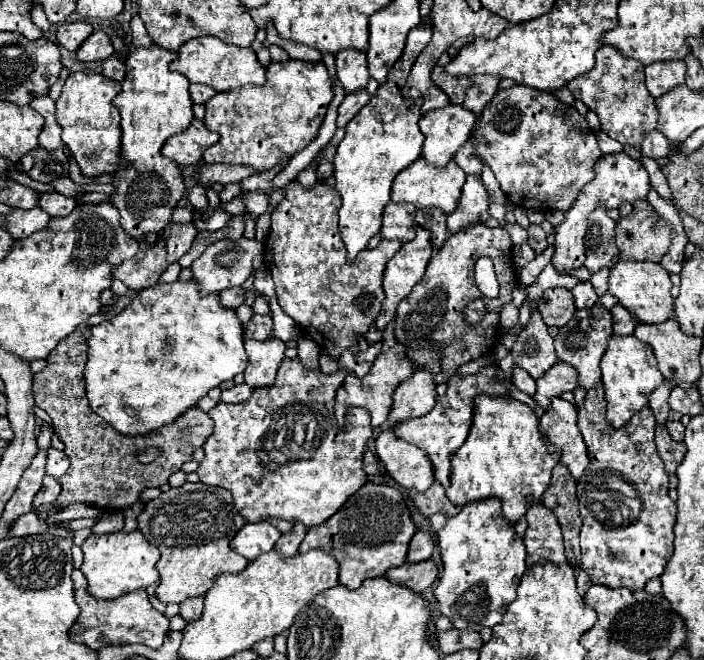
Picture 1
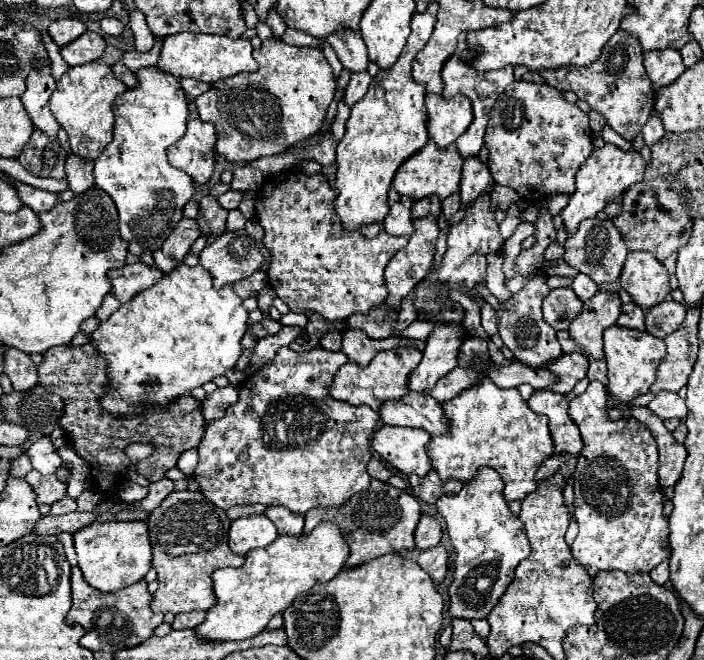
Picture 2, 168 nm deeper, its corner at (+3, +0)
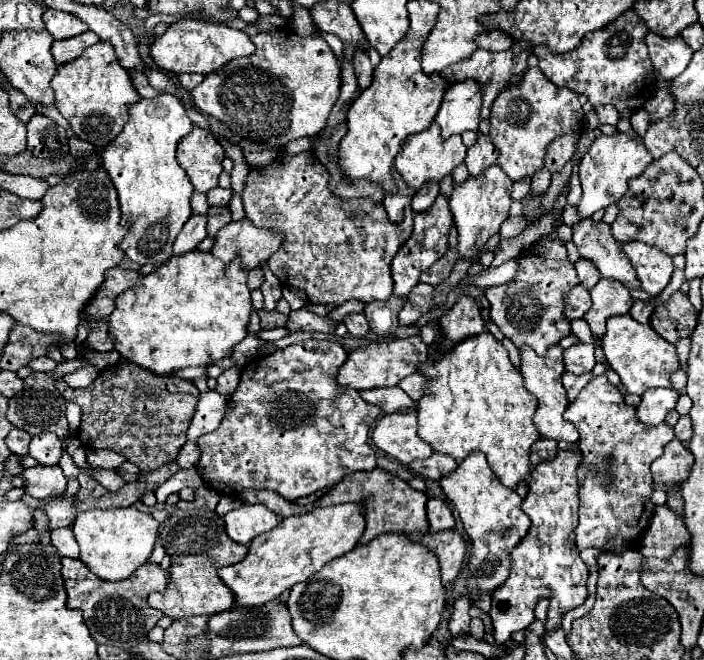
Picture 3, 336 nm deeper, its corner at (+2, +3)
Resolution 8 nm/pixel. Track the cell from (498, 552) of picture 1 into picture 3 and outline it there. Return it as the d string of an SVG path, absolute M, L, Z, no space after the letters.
M472 451L464 457L462 467L458 465L454 473L448 473L440 479L440 485L448 497L448 501L458 509L458 515L464 523L464 529L472 541L472 551L468 559L468 569L474 573L470 583L470 599L480 593L492 593L496 585L500 585L510 573L510 551L518 545L518 541L528 533L530 519L520 509L522 497L514 489L508 489L500 483L500 479L492 473L484 453Z

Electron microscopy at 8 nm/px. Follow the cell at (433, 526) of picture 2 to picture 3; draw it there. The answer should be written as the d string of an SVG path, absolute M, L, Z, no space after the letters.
M430 499L428 501L428 521L430 521L430 531L452 529L454 515L452 515L450 503L444 499Z

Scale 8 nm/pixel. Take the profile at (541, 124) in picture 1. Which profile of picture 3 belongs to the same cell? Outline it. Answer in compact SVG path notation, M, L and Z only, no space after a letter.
M528 67L528 71L524 73L524 77L516 83L506 87L494 101L492 109L490 109L490 139L496 145L496 149L500 151L498 157L498 165L504 169L504 173L512 179L512 181L520 181L522 177L532 177L534 171L538 171L544 165L544 153L546 147L560 135L566 133L582 133L584 129L584 111L582 105L578 101L578 93L566 89L566 87L558 87L552 85L552 81L548 81L548 77L544 77L544 73L538 67Z

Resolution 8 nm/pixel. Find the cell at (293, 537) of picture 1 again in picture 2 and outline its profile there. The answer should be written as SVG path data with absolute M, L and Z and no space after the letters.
M273 506L265 510L267 518L277 526L279 534L283 536L295 536L299 538L303 534L303 516L295 514L283 506Z

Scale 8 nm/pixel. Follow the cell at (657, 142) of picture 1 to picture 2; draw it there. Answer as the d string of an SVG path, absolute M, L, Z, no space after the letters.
M653 112L651 114L651 120L643 126L643 140L645 140L645 144L649 146L649 144L655 144L655 142L659 142L661 138L663 138L663 124L661 124L661 118L659 118L659 114L657 112Z

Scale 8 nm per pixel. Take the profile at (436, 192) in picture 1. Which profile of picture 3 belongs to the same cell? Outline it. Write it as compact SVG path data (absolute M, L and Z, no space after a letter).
M432 123L428 129L424 129L422 133L414 133L412 137L408 137L408 141L404 141L400 153L396 155L396 169L398 173L402 175L402 179L414 187L414 189L420 189L426 181L434 179L434 181L442 181L444 175L452 173L456 165L460 165L466 157L466 147L460 139L460 135L456 137L450 137L448 141L444 141L440 137L440 127L436 123Z

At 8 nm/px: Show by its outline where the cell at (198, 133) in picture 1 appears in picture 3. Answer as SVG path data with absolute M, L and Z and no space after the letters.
M194 127L194 131L178 143L178 163L186 169L192 187L200 193L218 187L224 157L224 147L210 131L200 127Z

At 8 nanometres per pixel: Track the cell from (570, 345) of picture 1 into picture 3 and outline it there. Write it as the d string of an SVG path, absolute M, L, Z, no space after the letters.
M600 279L594 289L590 289L592 295L592 307L584 315L588 321L592 333L602 337L606 333L606 319L614 315L624 315L632 307L630 291L620 285L620 281L608 281Z

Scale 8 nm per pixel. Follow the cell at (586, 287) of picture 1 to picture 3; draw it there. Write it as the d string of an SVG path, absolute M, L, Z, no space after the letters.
M578 259L574 263L576 271L578 271L578 277L580 277L580 283L586 287L586 289L592 289L598 281L600 281L600 273L596 273L596 265L592 265L592 261L584 261L584 259Z

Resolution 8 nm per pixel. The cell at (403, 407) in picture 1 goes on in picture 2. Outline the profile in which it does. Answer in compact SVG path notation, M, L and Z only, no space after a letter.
M437 326L427 338L427 346L423 350L423 360L411 372L407 388L411 392L431 390L435 382L451 372L457 366L457 350L461 346L463 334L455 326Z

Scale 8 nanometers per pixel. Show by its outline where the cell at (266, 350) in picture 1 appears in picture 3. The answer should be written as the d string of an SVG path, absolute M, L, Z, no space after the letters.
M306 307L298 309L298 311L292 311L288 315L288 325L286 325L288 331L322 331L322 333L334 333L336 329L336 321L332 321L328 315L326 317L320 317L312 311L308 311Z

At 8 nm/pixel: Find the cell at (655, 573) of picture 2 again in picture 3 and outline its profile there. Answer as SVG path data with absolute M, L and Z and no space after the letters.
M662 505L654 509L652 521L640 545L640 553L644 557L668 559L680 545L686 543L688 543L688 529L684 529L684 523L672 509Z

